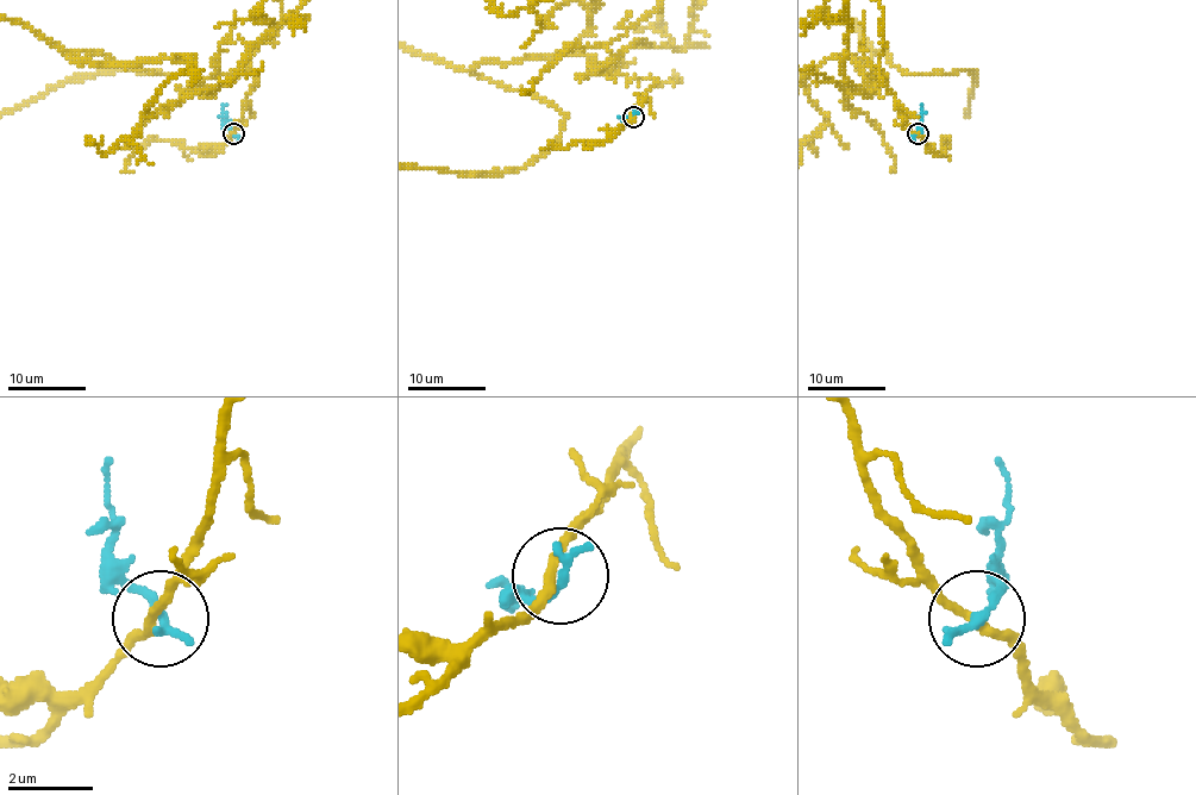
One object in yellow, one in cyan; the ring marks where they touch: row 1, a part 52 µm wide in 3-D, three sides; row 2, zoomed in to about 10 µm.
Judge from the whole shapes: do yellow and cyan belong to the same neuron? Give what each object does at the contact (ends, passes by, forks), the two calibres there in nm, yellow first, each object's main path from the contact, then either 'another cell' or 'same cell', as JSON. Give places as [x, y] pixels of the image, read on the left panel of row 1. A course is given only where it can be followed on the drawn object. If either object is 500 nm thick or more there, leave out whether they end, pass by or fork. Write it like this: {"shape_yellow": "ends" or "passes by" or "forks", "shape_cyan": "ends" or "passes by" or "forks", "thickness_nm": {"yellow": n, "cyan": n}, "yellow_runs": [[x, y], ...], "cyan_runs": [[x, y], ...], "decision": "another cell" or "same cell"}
{"shape_yellow": "passes by", "shape_cyan": "ends", "thickness_nm": {"yellow": 200, "cyan": 280}, "yellow_runs": [[233, 133], [245, 67], [200, 80], [79, 51], [166, 75], [75, 75]], "cyan_runs": [[233, 133], [224, 113], [225, 104]], "decision": "another cell"}

